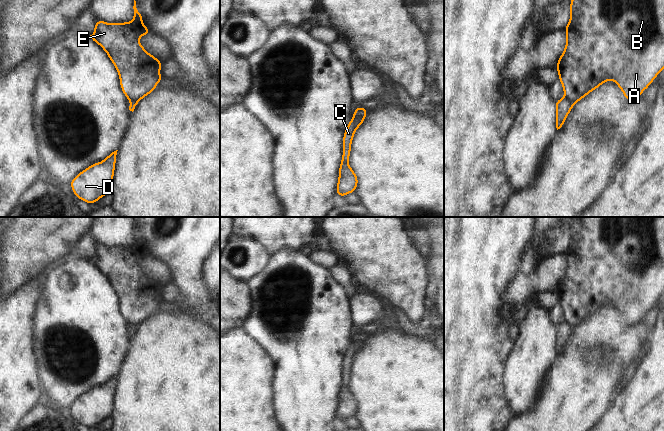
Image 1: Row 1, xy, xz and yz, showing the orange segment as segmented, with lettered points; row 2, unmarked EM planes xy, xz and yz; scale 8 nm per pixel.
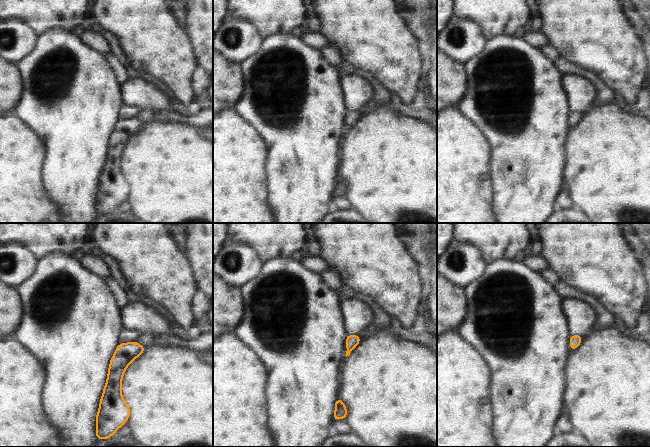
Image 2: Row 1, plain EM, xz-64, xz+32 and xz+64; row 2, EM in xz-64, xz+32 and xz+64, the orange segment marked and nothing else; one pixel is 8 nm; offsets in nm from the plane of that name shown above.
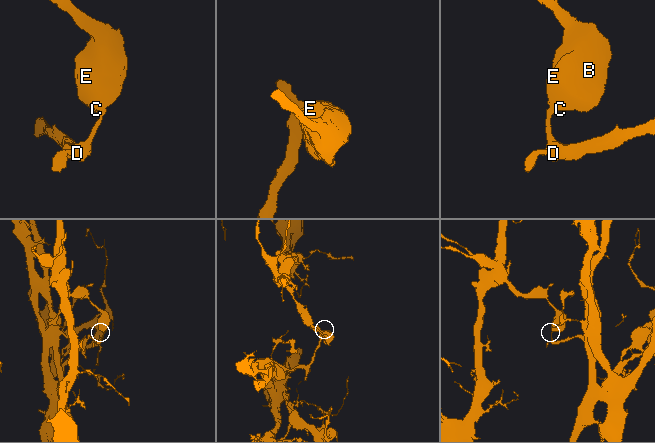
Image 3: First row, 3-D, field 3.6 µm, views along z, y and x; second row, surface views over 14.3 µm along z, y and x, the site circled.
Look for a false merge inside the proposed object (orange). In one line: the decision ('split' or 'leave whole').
split

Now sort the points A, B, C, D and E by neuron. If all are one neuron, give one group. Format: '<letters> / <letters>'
A B C E / D

